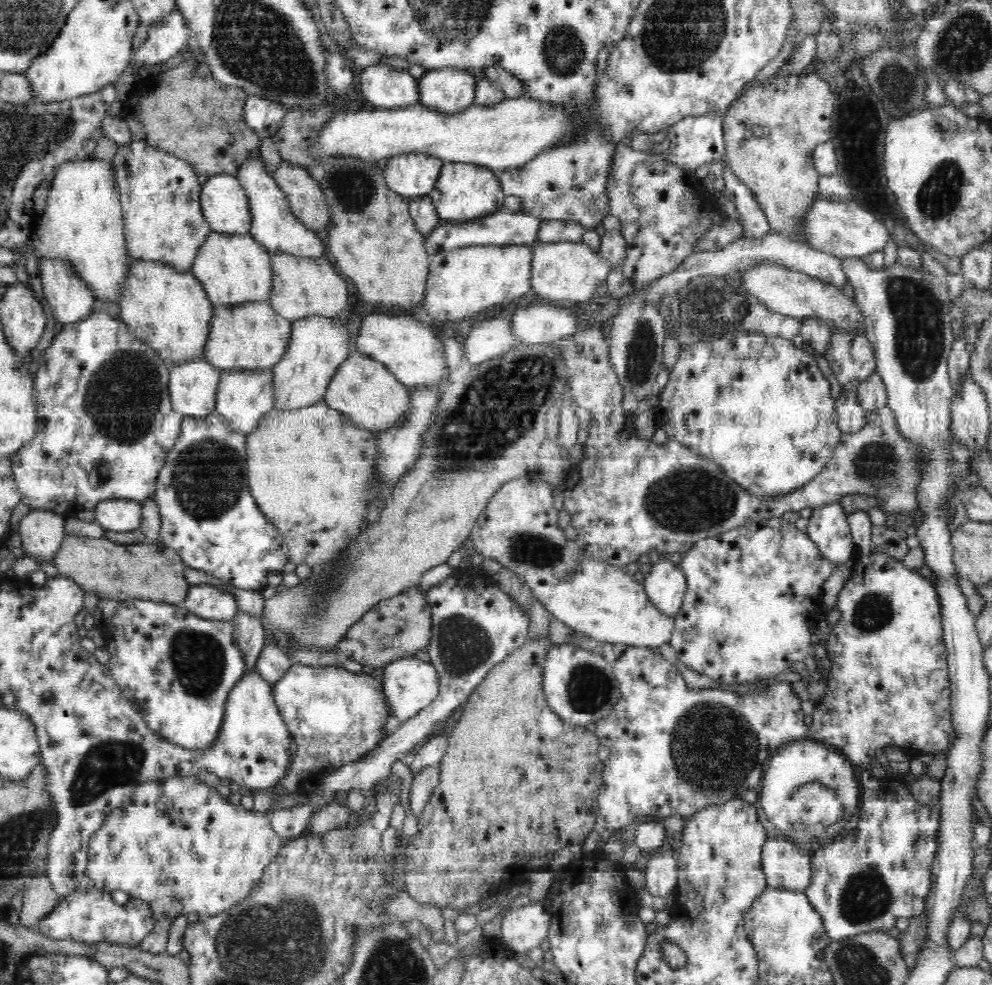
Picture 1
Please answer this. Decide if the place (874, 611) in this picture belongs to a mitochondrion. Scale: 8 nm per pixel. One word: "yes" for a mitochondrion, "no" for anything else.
yes

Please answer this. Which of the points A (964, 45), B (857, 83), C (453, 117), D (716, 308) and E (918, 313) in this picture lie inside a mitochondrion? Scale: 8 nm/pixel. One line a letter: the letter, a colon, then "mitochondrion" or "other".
A: mitochondrion
B: mitochondrion
C: other
D: mitochondrion
E: mitochondrion

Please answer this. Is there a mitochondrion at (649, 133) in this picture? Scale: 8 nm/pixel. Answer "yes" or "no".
no

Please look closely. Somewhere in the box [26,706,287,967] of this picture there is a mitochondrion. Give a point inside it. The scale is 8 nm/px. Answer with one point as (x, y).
(110, 763)

